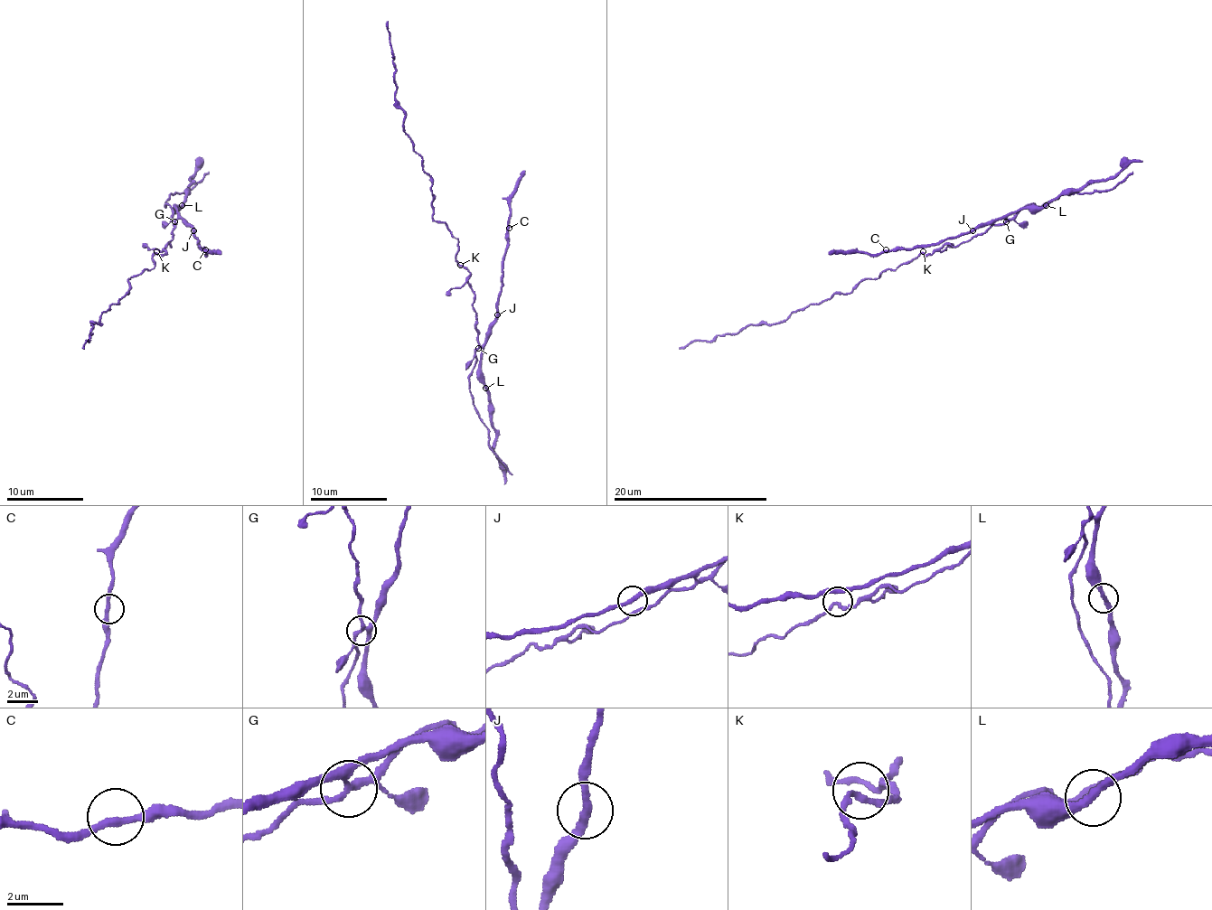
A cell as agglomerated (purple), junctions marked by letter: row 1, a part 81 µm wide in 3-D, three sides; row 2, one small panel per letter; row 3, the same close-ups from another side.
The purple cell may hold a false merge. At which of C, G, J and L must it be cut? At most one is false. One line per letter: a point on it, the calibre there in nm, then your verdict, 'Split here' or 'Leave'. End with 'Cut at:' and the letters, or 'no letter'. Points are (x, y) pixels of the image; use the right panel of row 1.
C: Place: (886, 249). Thickness 240 nm. Leave
G: Place: (1006, 221). Thickness 240 nm. Split here
J: Place: (972, 230). Thickness 280 nm. Leave
L: Place: (1046, 205). Thickness 280 nm. Leave
Cut at: G

